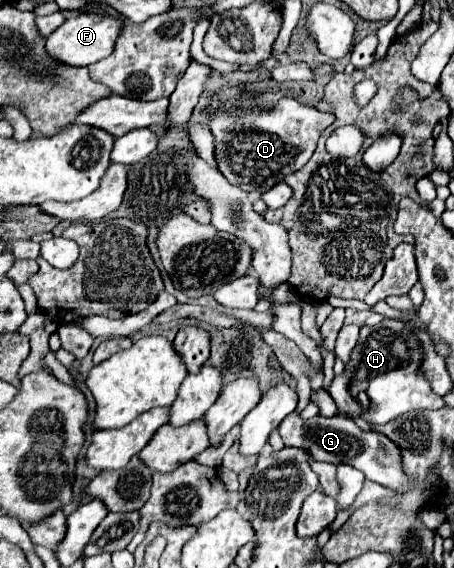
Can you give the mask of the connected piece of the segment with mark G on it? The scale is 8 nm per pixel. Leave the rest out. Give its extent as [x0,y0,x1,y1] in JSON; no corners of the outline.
[279,412,411,490]

